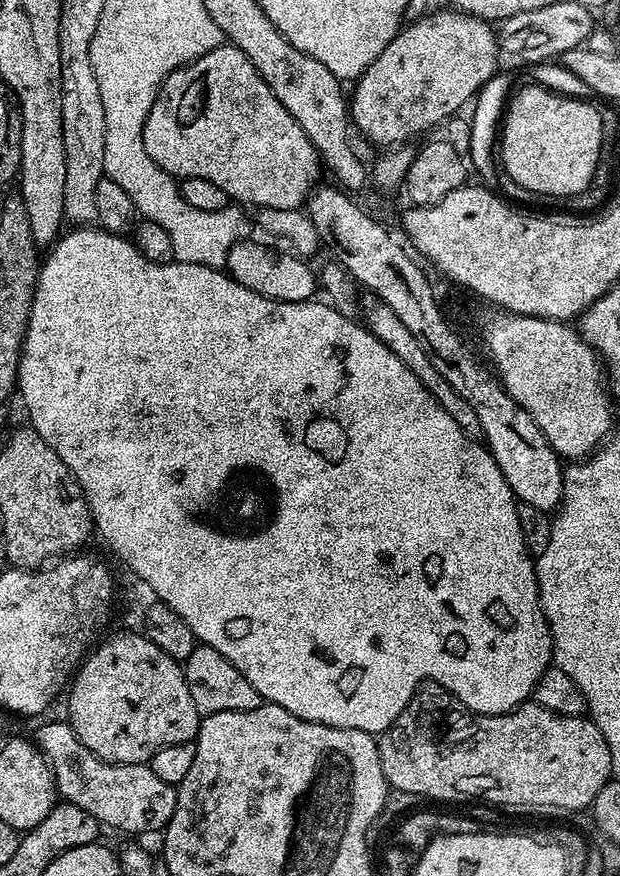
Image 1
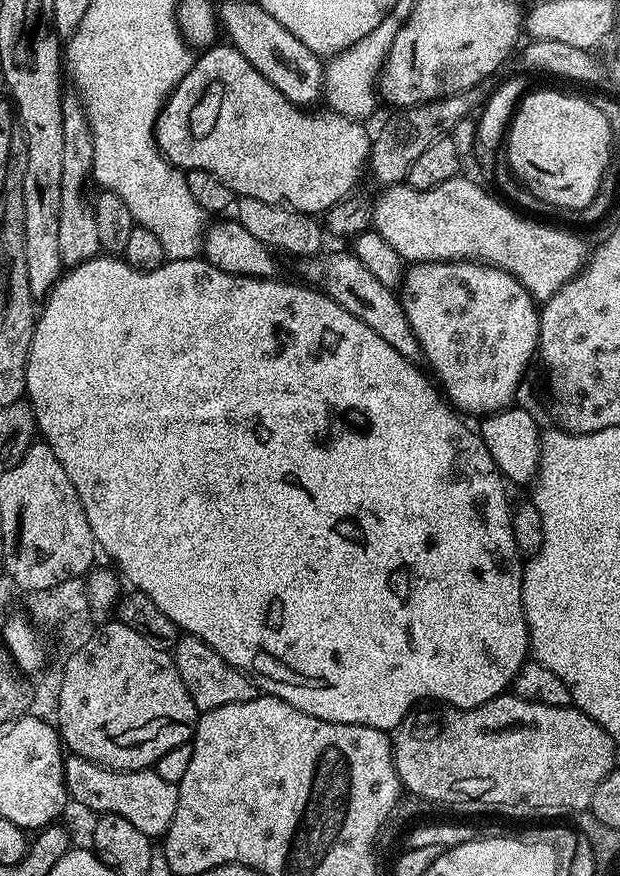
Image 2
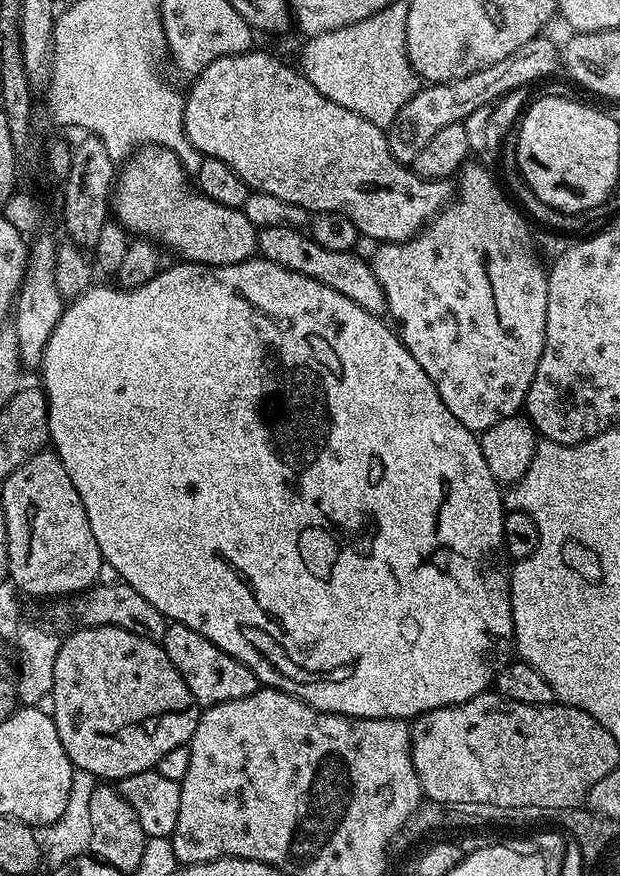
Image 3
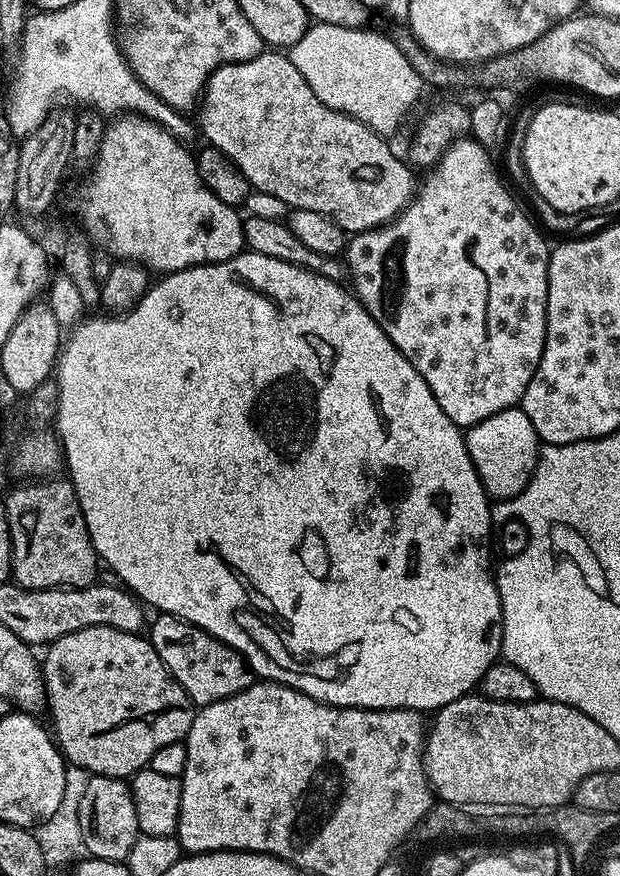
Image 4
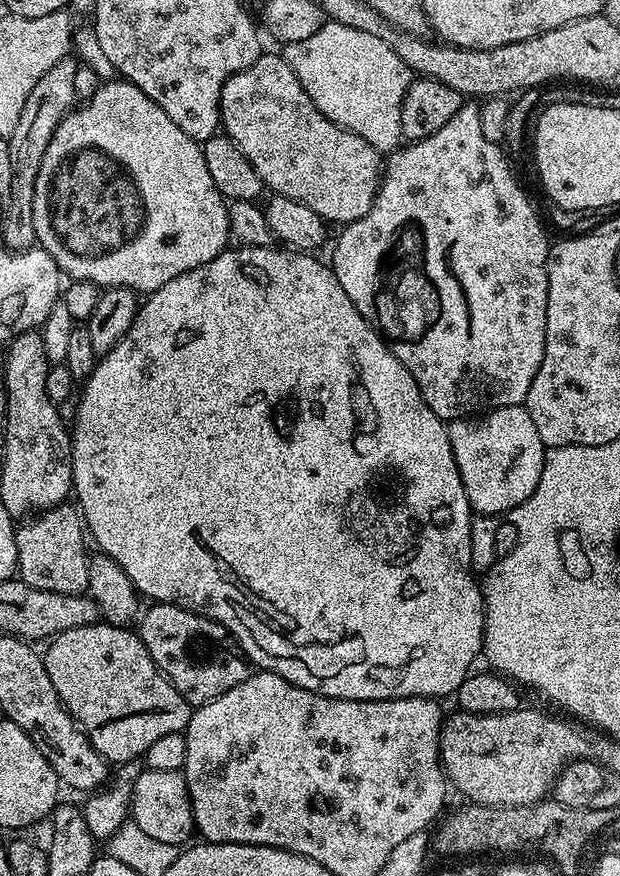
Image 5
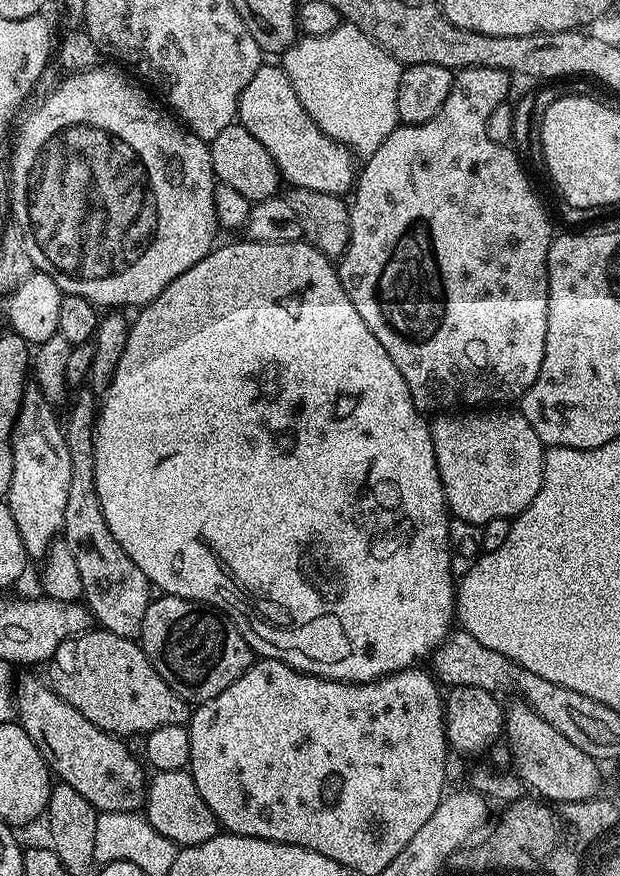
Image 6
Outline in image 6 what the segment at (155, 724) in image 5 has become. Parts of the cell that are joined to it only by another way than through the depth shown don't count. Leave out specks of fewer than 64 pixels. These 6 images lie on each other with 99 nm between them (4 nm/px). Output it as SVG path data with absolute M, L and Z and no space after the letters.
M89 630L73 640L62 642L62 646L54 650L52 659L47 661L47 683L63 700L70 702L70 706L74 706L78 714L90 718L94 726L104 732L111 732L113 736L125 738L136 732L153 732L158 730L158 726L187 725L190 720L189 701L183 700L177 692L170 690L170 686L166 686L166 682L158 674L158 670L154 670L143 651L135 650L136 652L128 652L124 656L124 646L124 638L105 630Z

